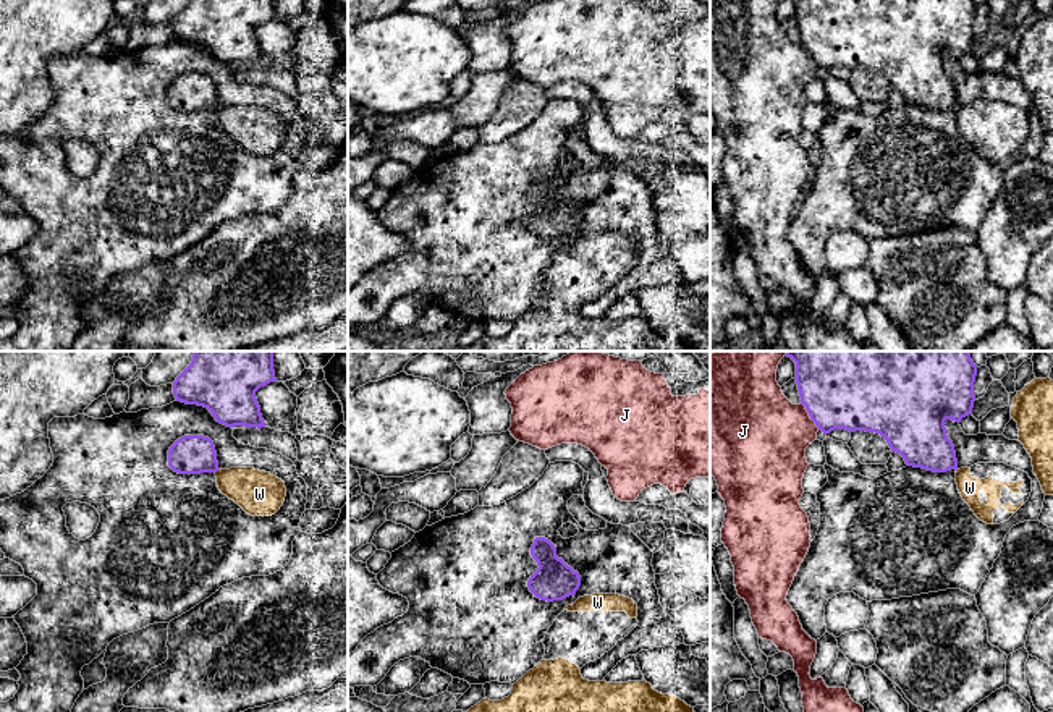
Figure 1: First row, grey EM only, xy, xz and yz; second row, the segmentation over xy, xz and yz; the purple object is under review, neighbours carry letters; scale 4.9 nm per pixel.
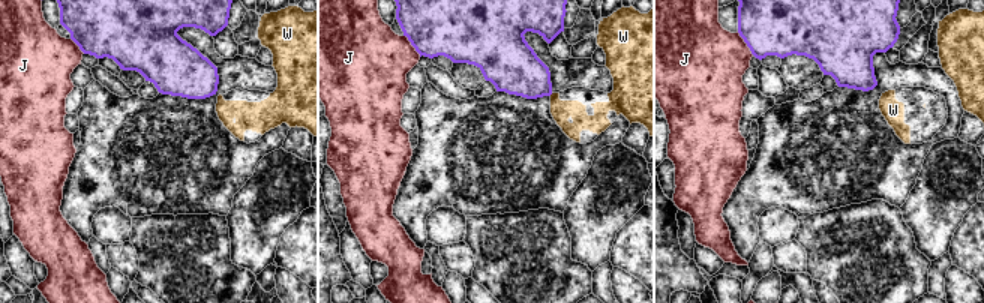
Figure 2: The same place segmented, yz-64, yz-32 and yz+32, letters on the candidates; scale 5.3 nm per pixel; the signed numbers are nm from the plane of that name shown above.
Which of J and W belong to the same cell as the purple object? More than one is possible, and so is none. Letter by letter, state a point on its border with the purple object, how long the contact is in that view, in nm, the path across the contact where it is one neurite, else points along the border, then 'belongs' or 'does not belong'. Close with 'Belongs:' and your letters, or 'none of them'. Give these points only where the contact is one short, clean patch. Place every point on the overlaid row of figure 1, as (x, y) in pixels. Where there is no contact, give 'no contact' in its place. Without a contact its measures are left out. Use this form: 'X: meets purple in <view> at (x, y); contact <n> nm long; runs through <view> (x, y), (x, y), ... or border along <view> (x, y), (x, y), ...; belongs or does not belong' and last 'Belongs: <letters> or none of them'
J: meets purple in yz at (809, 415); contact 160 nm long; does not belong
W: no contact; does not belong
Belongs: none of them

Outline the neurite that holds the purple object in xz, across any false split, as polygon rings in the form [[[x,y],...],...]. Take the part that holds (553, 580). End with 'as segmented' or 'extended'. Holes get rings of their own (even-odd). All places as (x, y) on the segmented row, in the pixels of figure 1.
[[[535,537],[531,555],[539,568],[529,578],[527,587],[537,599],[553,602],[576,594],[581,576],[556,557],[556,547],[548,539]]]; as segmented

